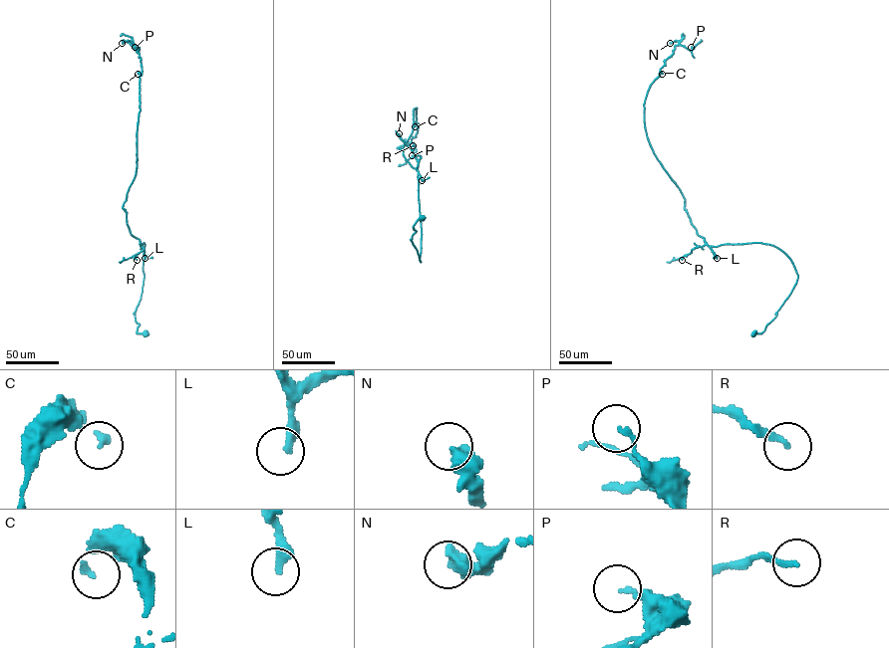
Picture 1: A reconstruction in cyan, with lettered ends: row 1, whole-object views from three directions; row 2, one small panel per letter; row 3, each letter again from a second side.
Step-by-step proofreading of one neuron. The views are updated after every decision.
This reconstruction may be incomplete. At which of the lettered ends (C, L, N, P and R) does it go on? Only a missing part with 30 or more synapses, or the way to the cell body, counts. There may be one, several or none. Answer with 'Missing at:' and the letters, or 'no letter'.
Missing at: L, N

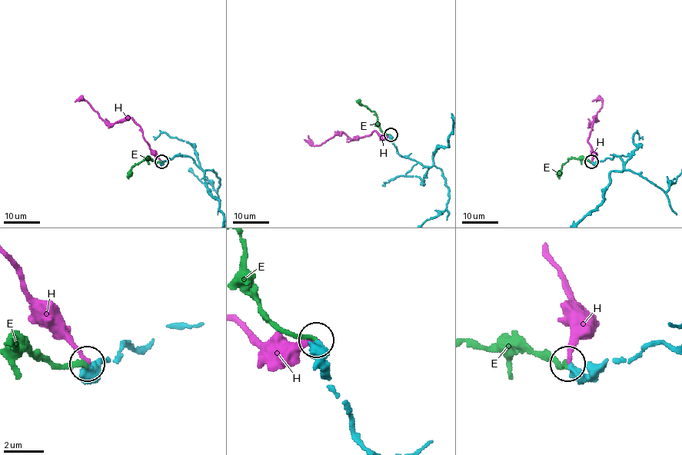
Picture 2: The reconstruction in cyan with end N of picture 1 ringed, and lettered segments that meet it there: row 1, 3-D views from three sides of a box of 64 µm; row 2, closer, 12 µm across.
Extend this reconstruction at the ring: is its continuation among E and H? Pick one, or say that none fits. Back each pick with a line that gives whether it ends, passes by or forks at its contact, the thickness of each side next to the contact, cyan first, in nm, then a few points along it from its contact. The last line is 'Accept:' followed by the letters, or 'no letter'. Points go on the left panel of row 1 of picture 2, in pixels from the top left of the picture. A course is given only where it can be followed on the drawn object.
E: it ends | 550/240 nm | via (161, 161), (146, 158), (131, 168), (131, 174), (128, 178)
Accept: E

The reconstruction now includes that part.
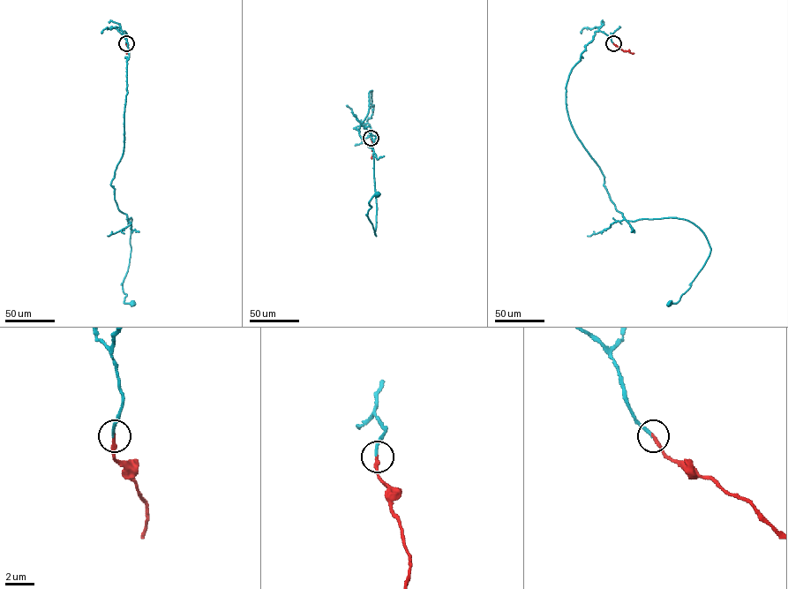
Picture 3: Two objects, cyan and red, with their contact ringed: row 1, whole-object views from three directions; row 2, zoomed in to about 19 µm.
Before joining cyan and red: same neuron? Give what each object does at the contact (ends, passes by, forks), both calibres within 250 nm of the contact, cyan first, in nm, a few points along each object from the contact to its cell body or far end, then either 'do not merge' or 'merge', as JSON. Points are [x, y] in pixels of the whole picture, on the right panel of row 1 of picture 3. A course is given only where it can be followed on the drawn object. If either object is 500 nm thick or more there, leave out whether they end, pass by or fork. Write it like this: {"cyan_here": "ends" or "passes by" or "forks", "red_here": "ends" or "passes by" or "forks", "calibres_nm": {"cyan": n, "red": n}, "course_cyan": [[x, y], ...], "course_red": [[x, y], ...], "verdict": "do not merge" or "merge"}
{"cyan_here": "ends", "red_here": "ends", "calibres_nm": {"cyan": 180, "red": 200}, "course_cyan": [[613, 42], [595, 32], [569, 75], [566, 109], [626, 220], [684, 219], [705, 236], [704, 265], [669, 303]], "course_red": [[613, 42], [624, 51], [634, 53]], "verdict": "merge"}

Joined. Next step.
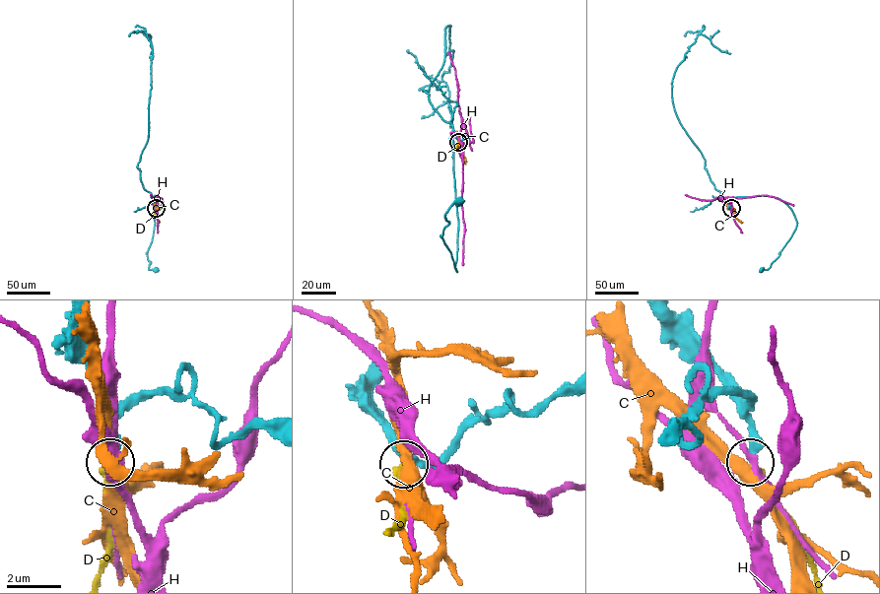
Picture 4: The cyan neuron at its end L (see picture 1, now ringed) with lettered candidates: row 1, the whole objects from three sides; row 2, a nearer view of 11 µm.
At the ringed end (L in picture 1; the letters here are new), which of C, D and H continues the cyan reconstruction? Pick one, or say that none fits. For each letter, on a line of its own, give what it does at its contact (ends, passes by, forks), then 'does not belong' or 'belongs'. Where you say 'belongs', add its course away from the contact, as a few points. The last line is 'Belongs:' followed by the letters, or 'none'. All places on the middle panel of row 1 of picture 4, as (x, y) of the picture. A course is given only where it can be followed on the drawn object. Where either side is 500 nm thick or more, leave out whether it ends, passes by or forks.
C: it passes by | does not belong
D: it ends | belongs
H: it passes by | does not belong
Belongs: D

